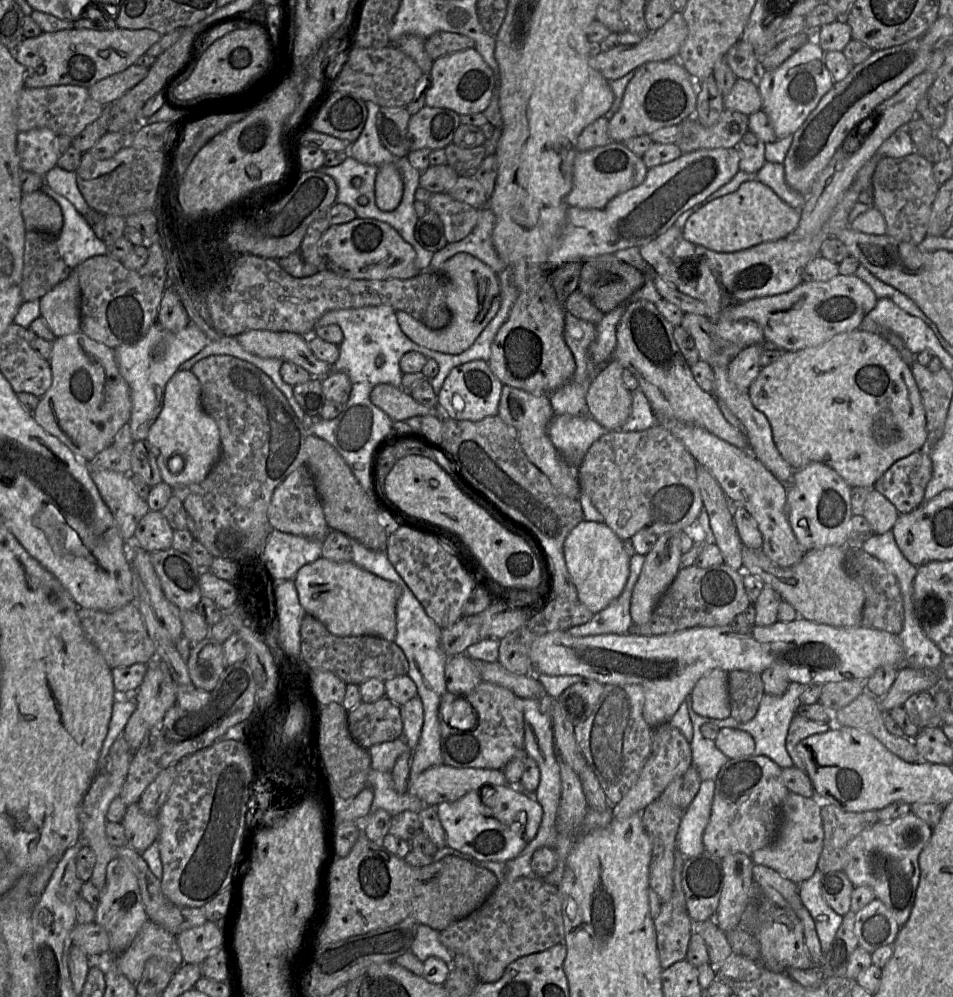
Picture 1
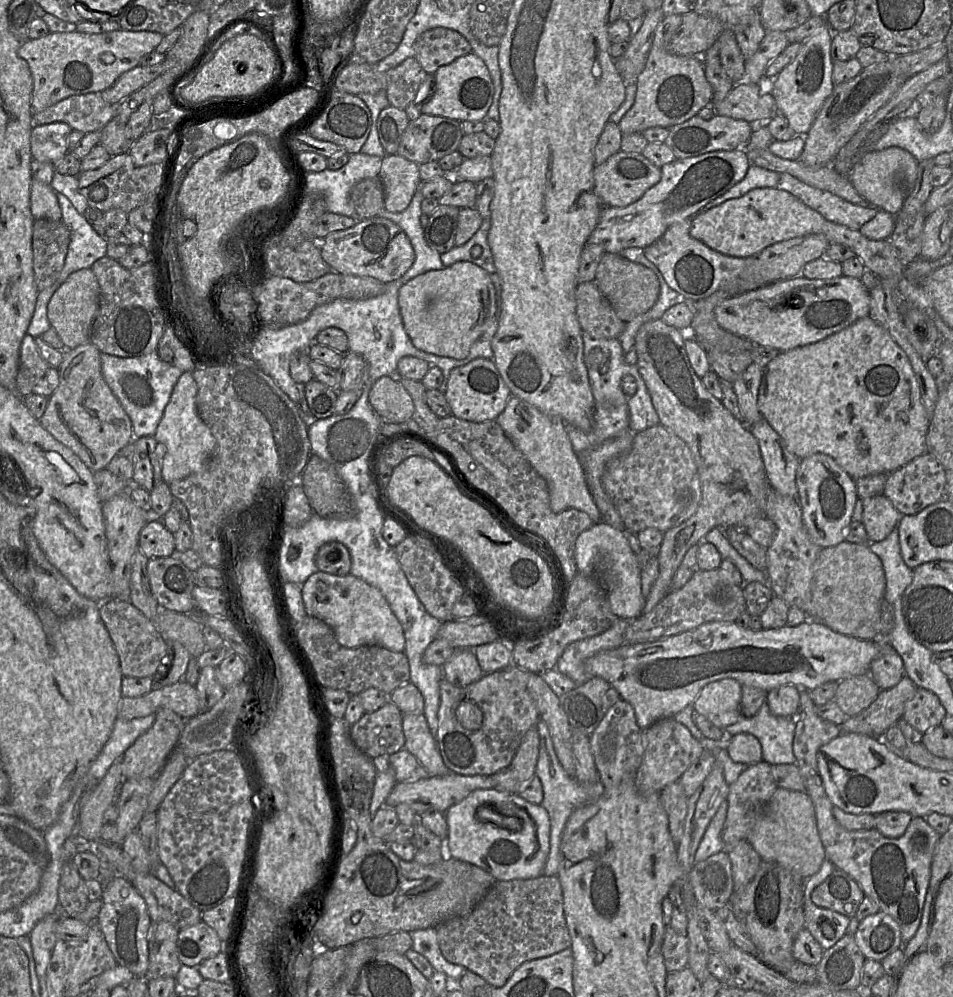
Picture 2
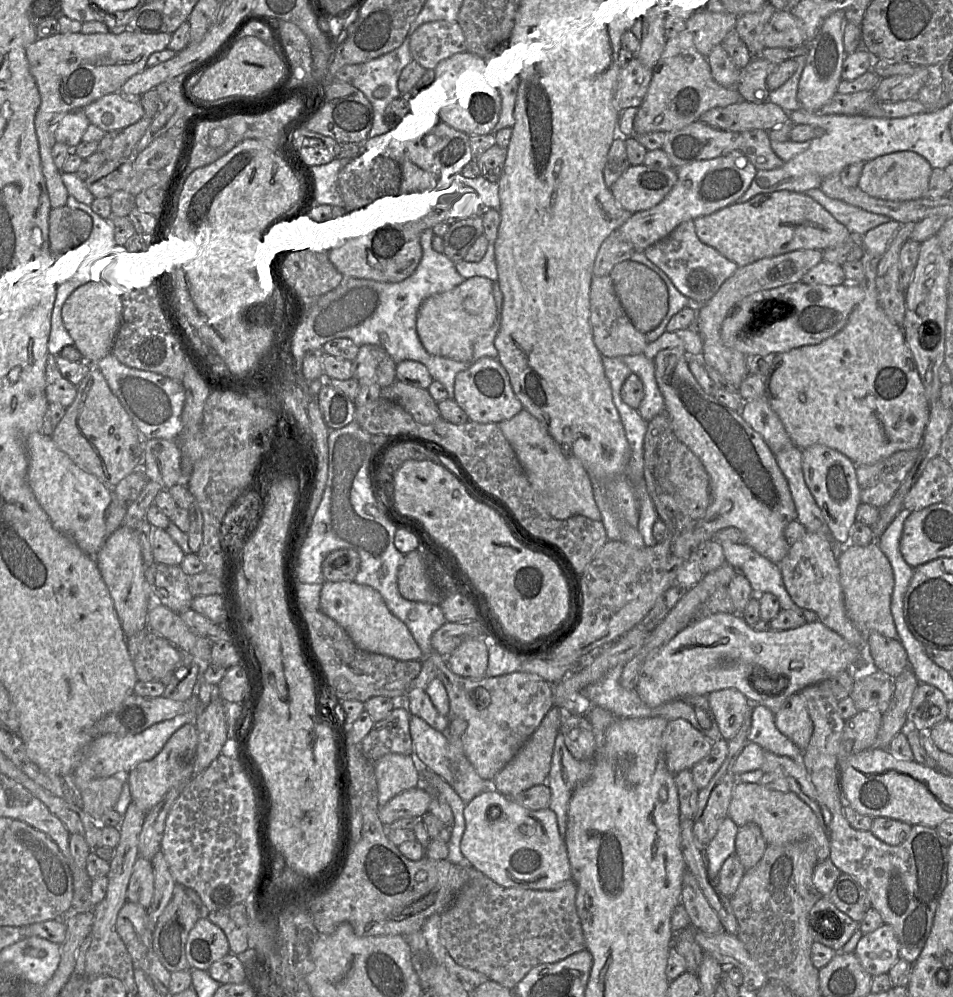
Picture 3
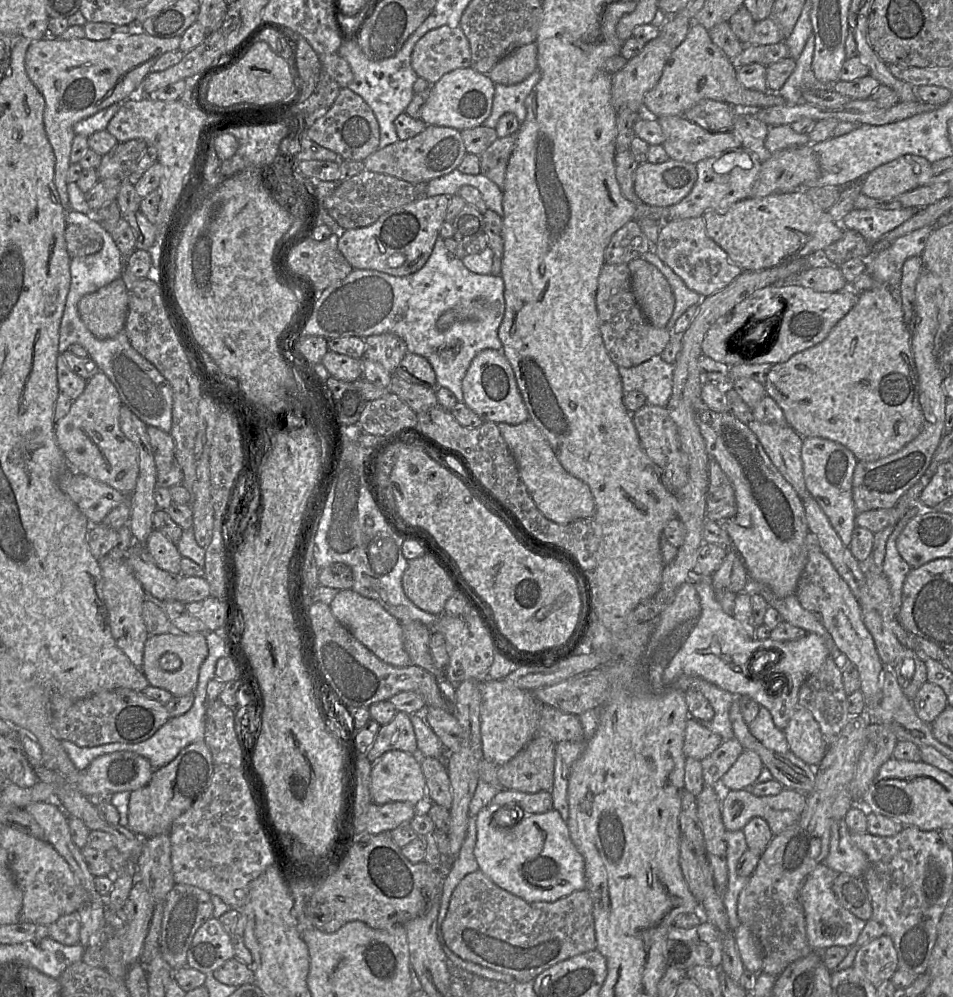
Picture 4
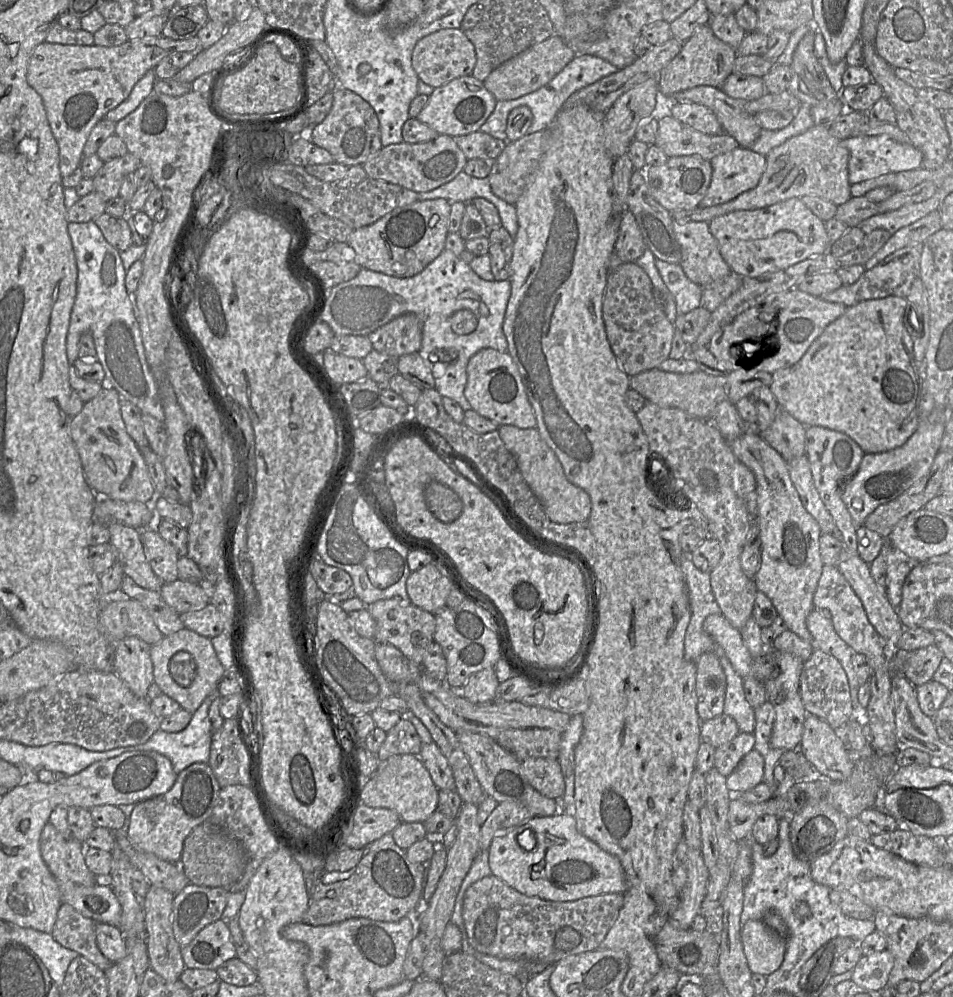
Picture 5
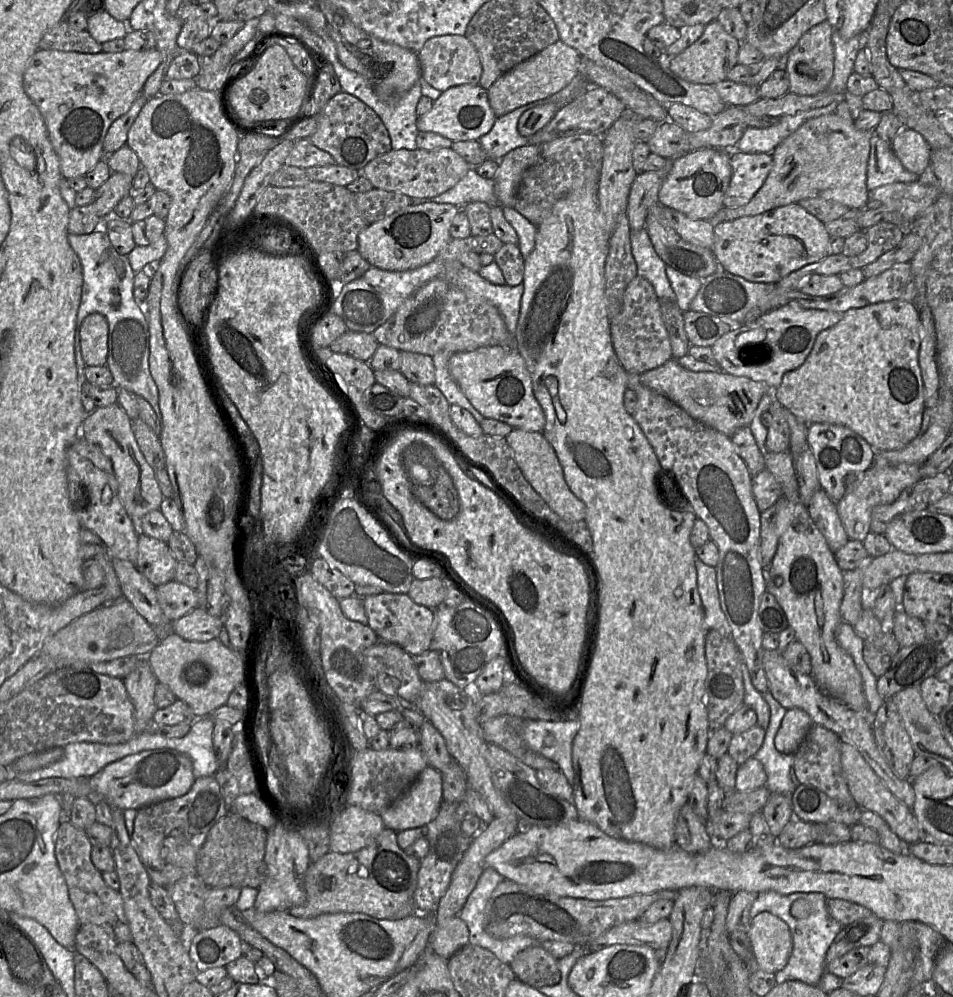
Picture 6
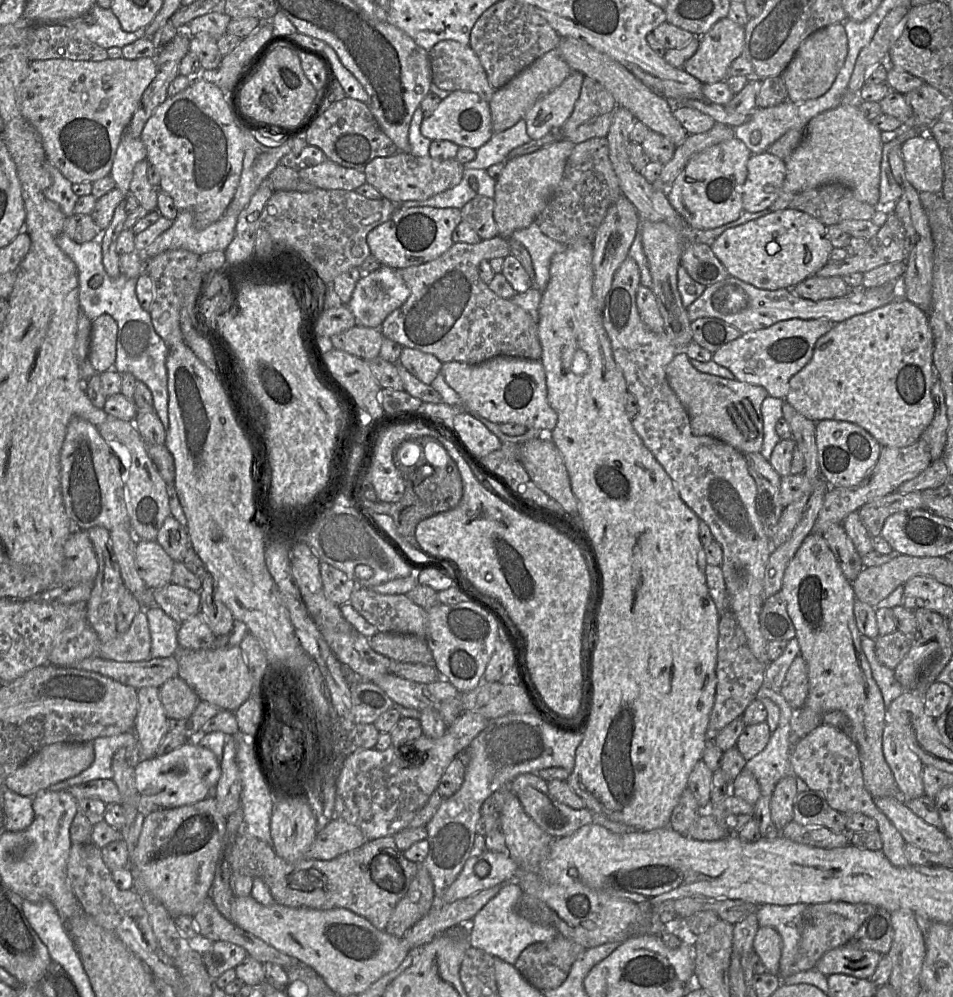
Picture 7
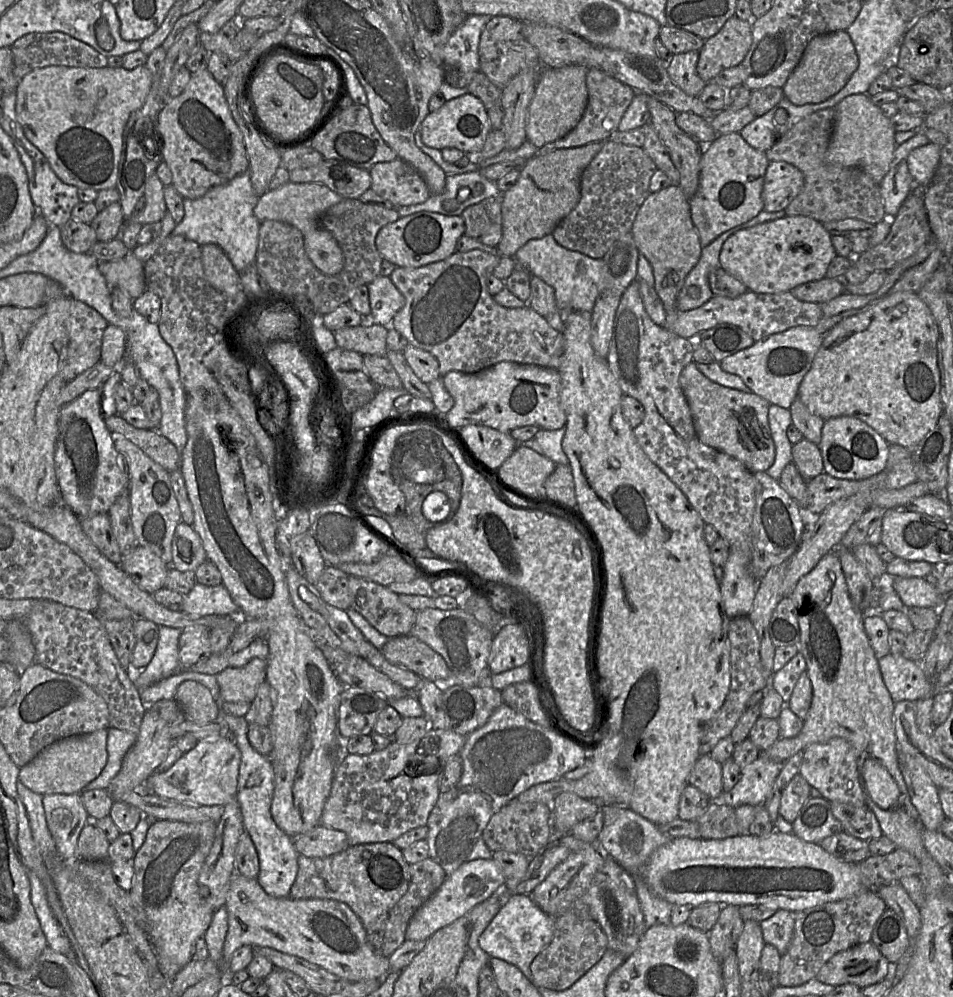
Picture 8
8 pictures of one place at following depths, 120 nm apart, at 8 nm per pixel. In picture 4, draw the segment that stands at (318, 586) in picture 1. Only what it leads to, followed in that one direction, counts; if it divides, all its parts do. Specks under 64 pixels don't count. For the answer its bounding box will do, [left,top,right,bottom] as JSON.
[329,589,415,667]

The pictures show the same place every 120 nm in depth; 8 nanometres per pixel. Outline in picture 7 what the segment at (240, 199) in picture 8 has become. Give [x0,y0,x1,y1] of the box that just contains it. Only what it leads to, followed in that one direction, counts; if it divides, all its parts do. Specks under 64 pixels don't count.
[138,210,237,262]

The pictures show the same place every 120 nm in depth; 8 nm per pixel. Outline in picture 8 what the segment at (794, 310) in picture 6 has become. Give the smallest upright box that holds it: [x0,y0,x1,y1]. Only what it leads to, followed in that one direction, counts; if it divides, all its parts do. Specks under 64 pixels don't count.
[719,326,823,409]

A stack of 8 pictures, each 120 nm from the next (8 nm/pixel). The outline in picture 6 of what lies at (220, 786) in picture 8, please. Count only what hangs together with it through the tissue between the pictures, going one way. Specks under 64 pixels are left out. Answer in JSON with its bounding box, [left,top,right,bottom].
[89,748,195,810]

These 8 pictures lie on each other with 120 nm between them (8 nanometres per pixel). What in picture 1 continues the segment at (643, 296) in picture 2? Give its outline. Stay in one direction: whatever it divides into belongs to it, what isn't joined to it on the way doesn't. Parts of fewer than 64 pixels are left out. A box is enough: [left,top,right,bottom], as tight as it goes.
[577,254,645,313]

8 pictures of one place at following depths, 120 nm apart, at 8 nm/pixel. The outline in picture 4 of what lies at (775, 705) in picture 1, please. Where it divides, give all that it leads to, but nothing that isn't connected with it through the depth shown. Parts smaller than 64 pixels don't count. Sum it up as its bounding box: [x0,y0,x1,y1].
[748,706,790,753]

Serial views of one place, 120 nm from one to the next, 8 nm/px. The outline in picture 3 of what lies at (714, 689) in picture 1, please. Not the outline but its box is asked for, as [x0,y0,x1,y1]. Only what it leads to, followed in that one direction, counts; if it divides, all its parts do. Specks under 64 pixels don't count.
[708,688,750,739]

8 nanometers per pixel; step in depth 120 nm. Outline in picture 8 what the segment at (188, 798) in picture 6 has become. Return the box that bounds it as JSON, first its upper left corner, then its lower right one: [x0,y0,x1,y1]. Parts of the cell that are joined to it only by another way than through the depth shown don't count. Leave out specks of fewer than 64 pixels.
[130,820,217,980]

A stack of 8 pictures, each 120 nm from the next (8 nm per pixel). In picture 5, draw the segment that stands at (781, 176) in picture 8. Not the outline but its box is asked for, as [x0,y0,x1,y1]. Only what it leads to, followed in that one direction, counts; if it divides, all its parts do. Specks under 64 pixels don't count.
[698,147,766,207]

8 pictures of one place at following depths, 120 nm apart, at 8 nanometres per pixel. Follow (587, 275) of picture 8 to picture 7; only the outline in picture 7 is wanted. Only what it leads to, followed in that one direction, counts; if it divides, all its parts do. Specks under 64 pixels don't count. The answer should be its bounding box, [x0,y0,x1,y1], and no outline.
[510,222,568,291]

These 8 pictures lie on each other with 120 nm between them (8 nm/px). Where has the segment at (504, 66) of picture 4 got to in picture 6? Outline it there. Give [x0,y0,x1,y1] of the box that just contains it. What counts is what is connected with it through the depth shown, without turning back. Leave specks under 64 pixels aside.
[487,39,579,116]

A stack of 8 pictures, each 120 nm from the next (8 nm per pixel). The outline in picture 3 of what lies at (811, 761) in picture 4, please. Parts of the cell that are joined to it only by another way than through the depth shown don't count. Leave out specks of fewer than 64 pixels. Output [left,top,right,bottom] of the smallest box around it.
[774,693,813,752]

